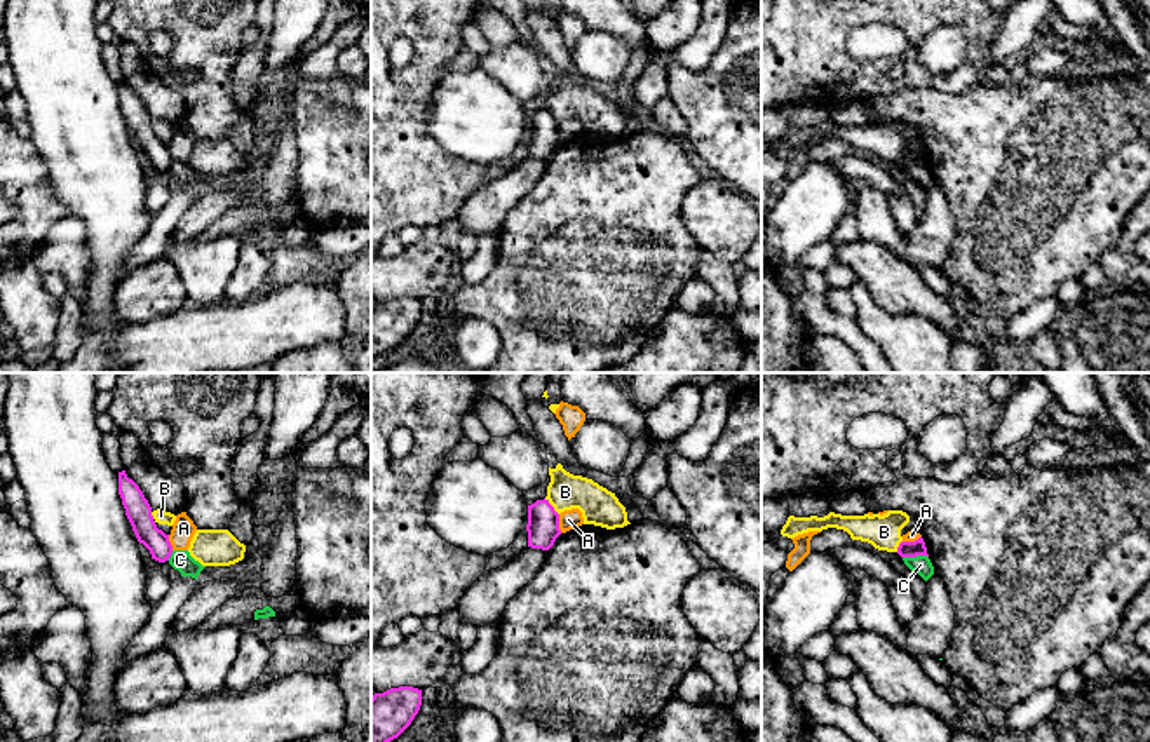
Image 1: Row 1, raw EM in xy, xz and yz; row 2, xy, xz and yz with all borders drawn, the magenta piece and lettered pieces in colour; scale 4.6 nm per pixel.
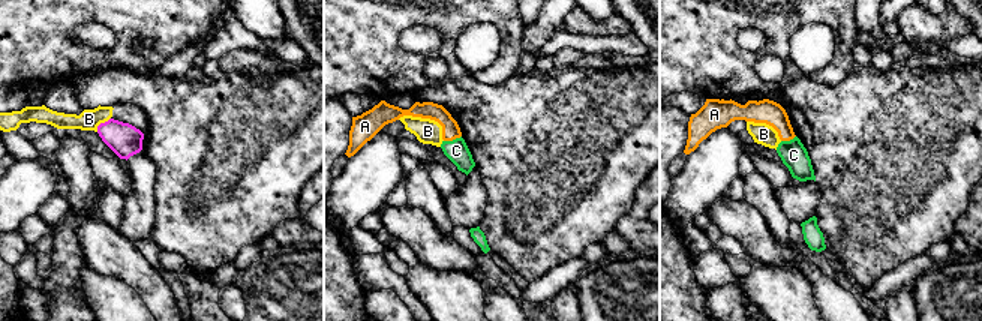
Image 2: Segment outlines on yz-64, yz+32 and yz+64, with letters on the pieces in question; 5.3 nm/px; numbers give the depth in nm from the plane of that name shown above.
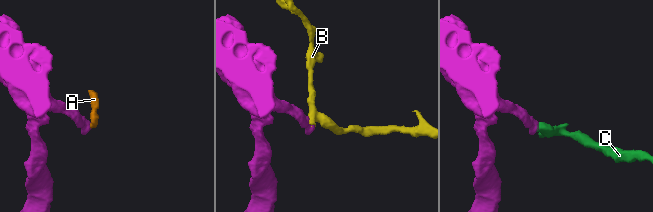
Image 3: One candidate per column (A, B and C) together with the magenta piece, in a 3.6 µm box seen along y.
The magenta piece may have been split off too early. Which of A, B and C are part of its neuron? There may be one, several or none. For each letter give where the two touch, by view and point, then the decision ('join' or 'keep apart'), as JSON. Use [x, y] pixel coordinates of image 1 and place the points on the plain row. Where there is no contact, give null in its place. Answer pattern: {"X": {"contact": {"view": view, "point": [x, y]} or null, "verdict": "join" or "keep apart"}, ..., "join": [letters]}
{"A": {"contact": {"view": "xz", "point": [558, 133]}, "verdict": "keep apart"}, "B": {"contact": {"view": "xz", "point": [553, 117]}, "verdict": "keep apart"}, "C": {"contact": {"view": "yz", "point": [915, 166]}, "verdict": "keep apart"}, "join": []}

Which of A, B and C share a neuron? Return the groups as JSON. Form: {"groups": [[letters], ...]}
{"groups": [["A", "C"], ["B"]]}

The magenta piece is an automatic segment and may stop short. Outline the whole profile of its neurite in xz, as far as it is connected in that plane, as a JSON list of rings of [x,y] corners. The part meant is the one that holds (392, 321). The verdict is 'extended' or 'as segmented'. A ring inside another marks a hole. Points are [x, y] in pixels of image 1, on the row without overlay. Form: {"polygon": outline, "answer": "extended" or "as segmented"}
{"polygon": [[[390,298],[371,307],[371,359],[397,348],[415,329],[422,315],[422,300]]], "answer": "as segmented"}

